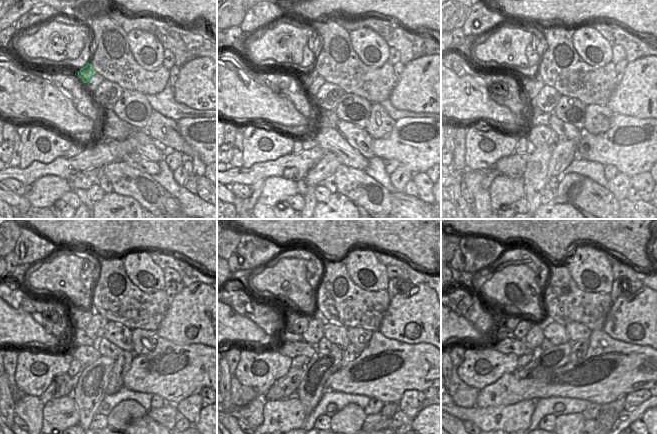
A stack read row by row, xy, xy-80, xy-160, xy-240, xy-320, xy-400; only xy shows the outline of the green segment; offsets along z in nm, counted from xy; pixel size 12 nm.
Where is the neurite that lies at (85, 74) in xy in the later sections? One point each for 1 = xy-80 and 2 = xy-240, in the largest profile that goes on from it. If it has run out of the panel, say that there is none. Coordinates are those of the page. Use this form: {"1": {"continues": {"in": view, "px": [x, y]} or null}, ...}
{"1": {"continues": {"in": "xy-80", "px": [309, 75]}}, "2": {"continues": {"in": "xy-240", "px": [75, 312]}}}

